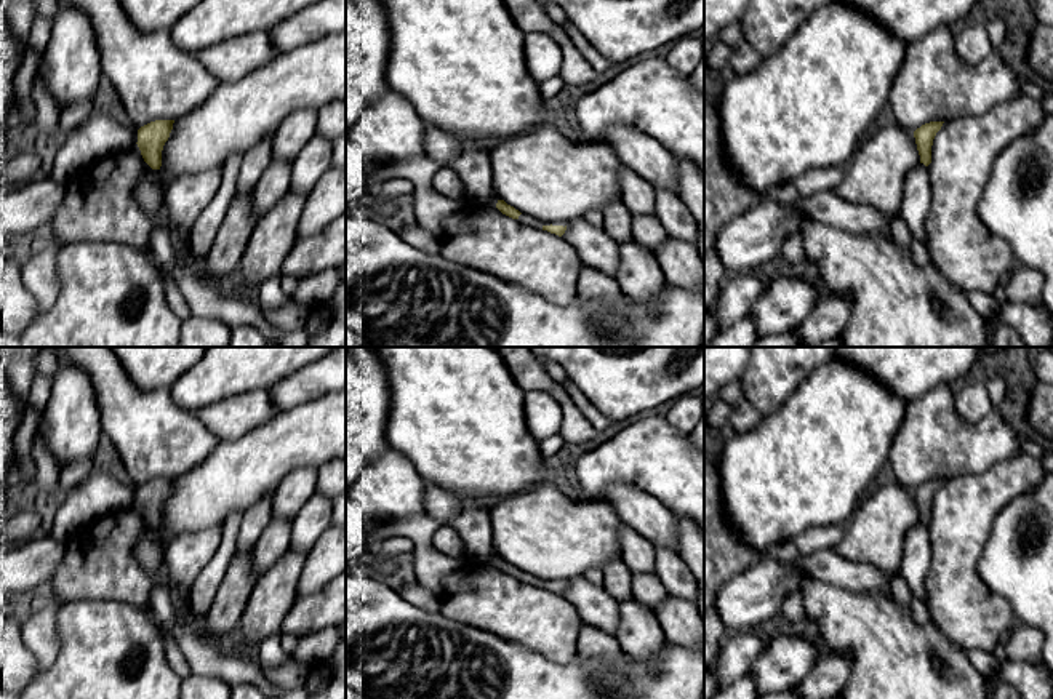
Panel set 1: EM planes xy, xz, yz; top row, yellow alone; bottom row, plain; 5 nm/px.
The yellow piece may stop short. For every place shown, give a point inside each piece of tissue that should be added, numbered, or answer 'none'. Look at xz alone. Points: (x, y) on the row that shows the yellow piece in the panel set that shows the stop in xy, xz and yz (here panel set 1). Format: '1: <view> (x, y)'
1: xz (524, 218)

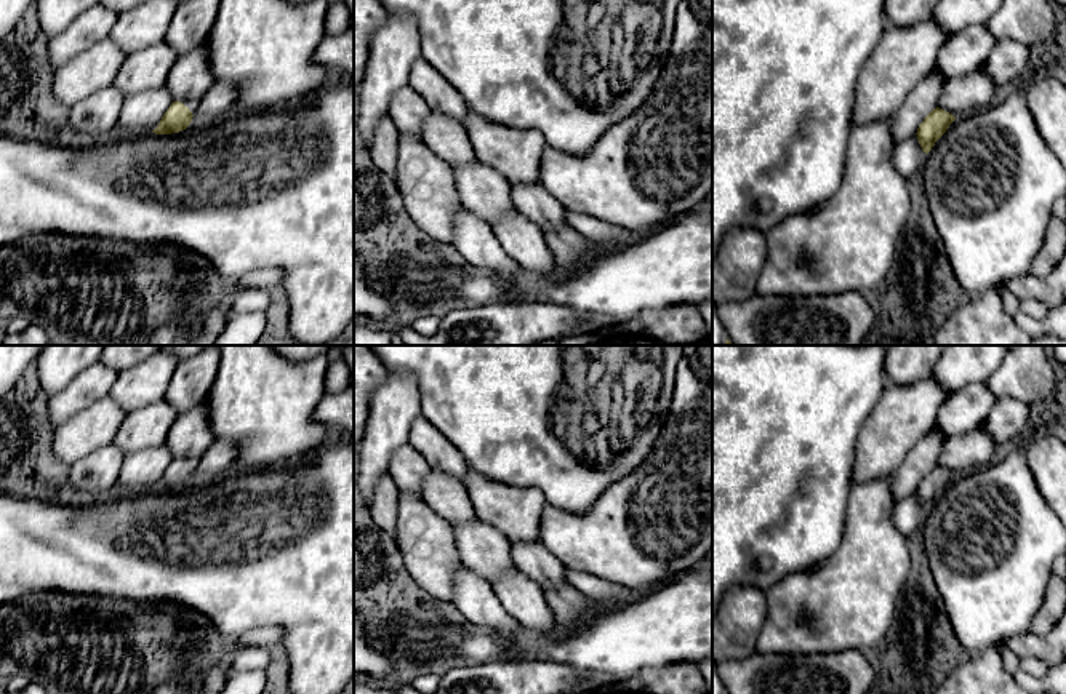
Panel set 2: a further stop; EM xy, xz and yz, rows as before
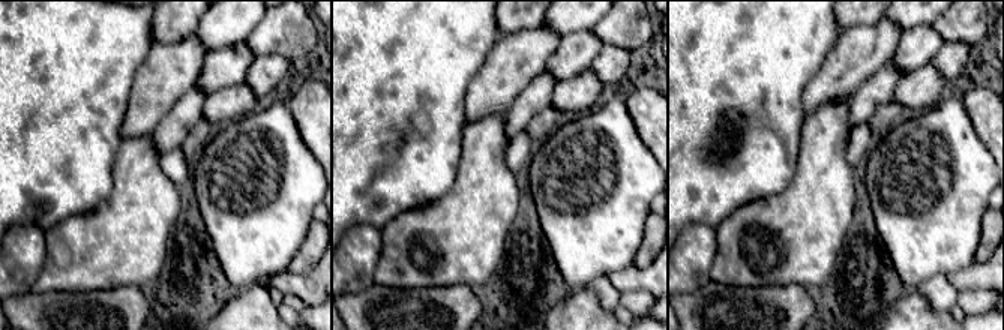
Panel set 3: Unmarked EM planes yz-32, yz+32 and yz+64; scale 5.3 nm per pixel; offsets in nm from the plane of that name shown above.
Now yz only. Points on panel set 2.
none

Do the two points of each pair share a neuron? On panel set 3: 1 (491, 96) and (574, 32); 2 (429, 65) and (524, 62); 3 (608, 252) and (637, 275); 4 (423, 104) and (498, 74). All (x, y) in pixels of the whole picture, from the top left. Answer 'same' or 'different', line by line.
1: same
2: different
3: different
4: different

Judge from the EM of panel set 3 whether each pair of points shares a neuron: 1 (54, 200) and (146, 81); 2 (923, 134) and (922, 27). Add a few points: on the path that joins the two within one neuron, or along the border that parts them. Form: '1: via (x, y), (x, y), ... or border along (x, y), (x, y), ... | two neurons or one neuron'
1: border along (135, 72), (128, 110), (120, 129), (120, 140) | two neurons
2: border along (932, 105), (916, 113) | two neurons

